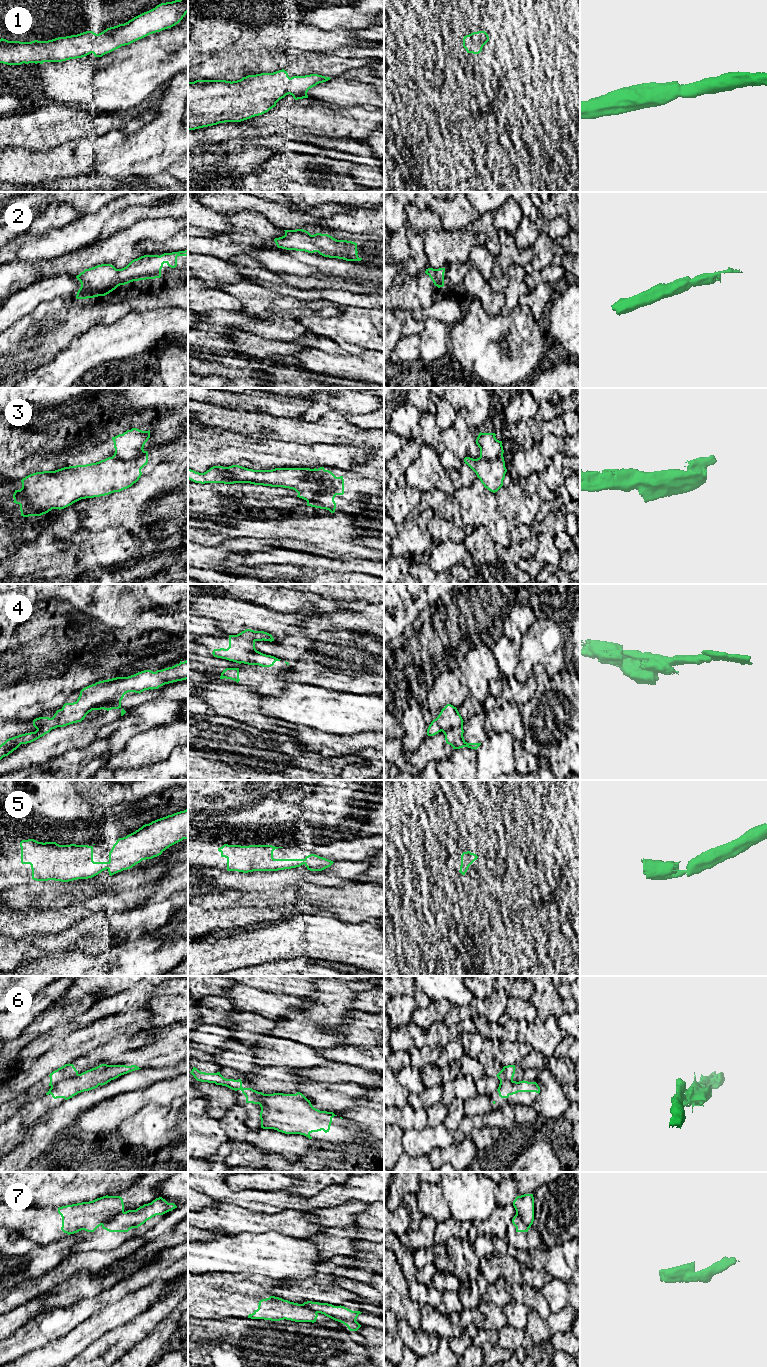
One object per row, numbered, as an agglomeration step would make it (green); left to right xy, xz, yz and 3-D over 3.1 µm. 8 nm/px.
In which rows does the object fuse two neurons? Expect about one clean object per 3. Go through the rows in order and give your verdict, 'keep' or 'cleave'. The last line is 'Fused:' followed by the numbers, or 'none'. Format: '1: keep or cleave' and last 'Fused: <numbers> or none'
1: keep
2: keep
3: cleave
4: keep
5: keep
6: cleave
7: cleave
Fused: 3, 6, 7

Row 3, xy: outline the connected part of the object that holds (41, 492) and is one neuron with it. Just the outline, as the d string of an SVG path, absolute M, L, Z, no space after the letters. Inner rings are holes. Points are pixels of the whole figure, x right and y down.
M148 452L130 460L108 457L96 463L64 467L55 471L30 474L21 480L22 488L15 490L14 503L20 505L21 516L41 516L52 509L64 509L86 498L94 498L120 492L131 487L142 475L141 469L148 463Z

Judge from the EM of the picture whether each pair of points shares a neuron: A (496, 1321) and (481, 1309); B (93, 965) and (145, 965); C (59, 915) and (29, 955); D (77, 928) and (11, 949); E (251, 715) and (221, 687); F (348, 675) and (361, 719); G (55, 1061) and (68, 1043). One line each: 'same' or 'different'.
A: same
B: same
C: different
D: same
E: same
F: different
G: same

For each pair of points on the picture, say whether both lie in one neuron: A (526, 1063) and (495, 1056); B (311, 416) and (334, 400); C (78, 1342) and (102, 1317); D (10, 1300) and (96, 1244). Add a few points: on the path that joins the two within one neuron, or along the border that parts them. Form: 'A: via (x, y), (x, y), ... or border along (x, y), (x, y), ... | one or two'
A: border along (532, 1049), (518, 1064) | two
B: via (317, 411), (328, 402) | one
C: via (84, 1336), (97, 1323) | one
D: border along (101, 1232), (103, 1250), (87, 1252) | two

